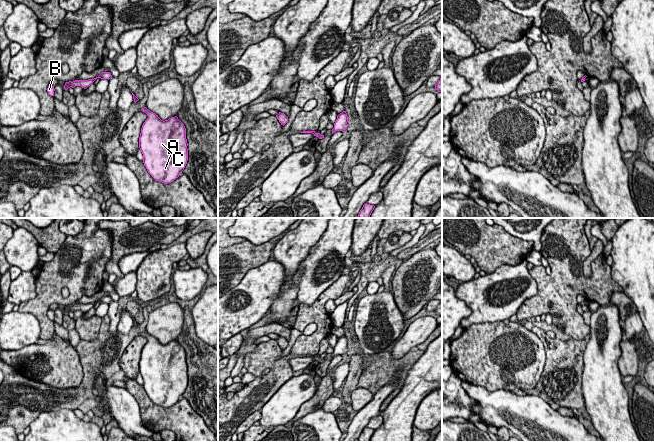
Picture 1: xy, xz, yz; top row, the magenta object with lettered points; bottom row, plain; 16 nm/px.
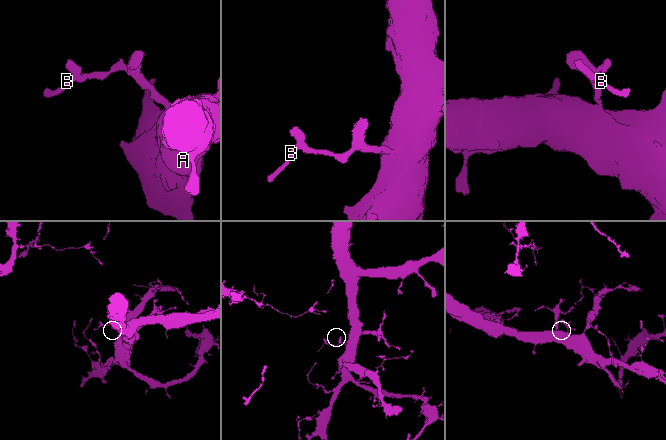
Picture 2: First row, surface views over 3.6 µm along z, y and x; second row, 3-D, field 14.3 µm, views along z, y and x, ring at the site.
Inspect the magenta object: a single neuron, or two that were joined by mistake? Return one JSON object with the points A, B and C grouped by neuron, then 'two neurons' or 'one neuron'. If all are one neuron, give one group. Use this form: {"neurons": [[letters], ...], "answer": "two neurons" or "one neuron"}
{"neurons": [["A", "C"], ["B"]], "answer": "two neurons"}

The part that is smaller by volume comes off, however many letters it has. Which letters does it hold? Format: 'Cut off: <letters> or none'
Cut off: B

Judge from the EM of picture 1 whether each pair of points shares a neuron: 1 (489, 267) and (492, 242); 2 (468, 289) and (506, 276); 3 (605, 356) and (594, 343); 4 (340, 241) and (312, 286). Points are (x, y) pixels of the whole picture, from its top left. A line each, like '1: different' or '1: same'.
1: same
2: same
3: same
4: same

